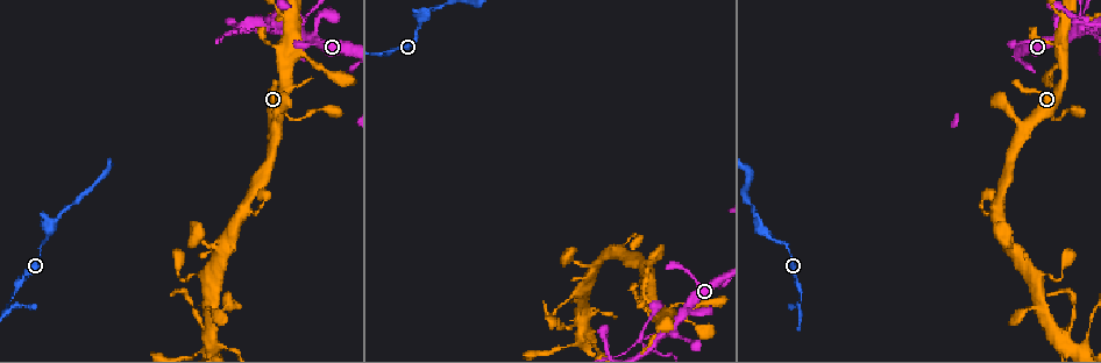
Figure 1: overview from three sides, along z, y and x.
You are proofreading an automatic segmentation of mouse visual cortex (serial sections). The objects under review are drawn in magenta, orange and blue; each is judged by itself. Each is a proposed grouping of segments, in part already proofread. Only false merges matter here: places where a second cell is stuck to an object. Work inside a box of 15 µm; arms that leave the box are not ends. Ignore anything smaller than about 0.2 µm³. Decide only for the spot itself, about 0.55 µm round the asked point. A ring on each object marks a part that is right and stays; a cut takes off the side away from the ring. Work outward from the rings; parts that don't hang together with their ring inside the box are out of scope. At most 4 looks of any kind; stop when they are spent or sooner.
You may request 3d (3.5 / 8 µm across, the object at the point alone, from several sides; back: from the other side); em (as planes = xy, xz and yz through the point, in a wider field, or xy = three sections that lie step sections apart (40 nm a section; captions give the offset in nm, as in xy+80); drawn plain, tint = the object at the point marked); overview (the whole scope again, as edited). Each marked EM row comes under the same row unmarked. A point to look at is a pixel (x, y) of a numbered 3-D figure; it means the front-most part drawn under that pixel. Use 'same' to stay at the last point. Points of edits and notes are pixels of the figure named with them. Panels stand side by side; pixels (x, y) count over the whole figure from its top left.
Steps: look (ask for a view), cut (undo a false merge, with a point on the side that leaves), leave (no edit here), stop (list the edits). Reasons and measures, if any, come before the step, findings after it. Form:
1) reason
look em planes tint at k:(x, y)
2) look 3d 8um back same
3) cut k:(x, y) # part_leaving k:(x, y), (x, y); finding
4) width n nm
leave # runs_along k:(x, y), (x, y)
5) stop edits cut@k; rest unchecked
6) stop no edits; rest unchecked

three-way junction
look 3d 3.5um at 1:(1016, 252)

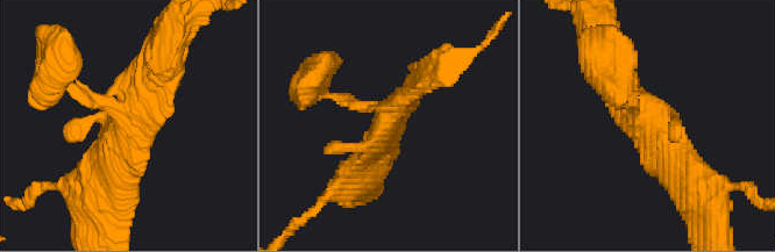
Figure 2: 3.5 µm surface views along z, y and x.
look em xy step 1 tint at 2:(384, 117)

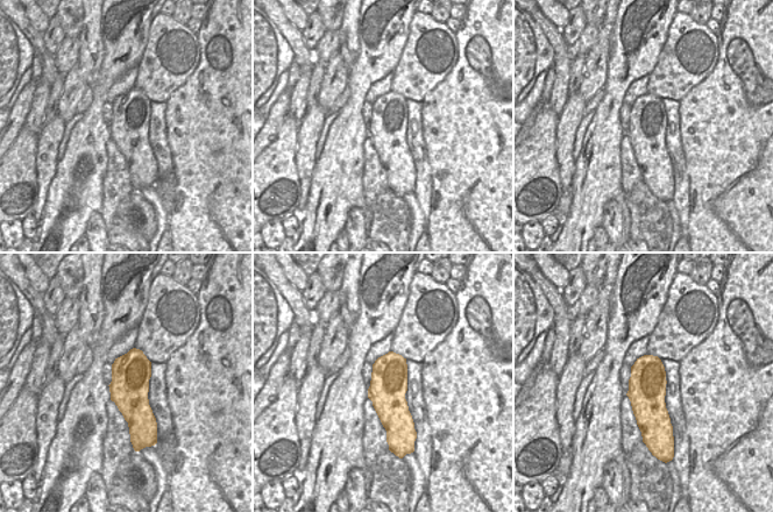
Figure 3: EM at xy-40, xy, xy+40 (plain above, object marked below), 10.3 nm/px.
leave # runs_along 2:(603, 58), (666, 141), (687, 180); all the same cell

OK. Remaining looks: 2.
four-way junction
look 3d 3.5um at 1:(1084, 345)

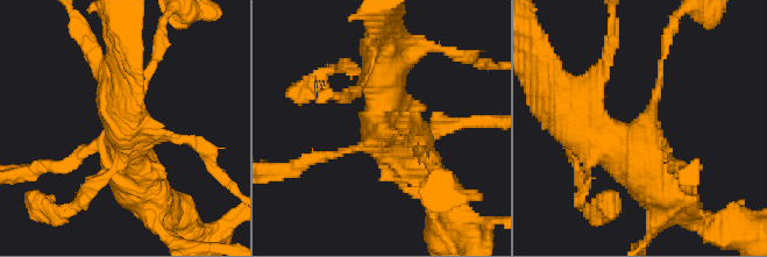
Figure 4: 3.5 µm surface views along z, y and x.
arms 4; arm_widths 100, 150, 500, 600 nm; shape alone is not enough
look em xy step 5 tint at 4:(380, 128)

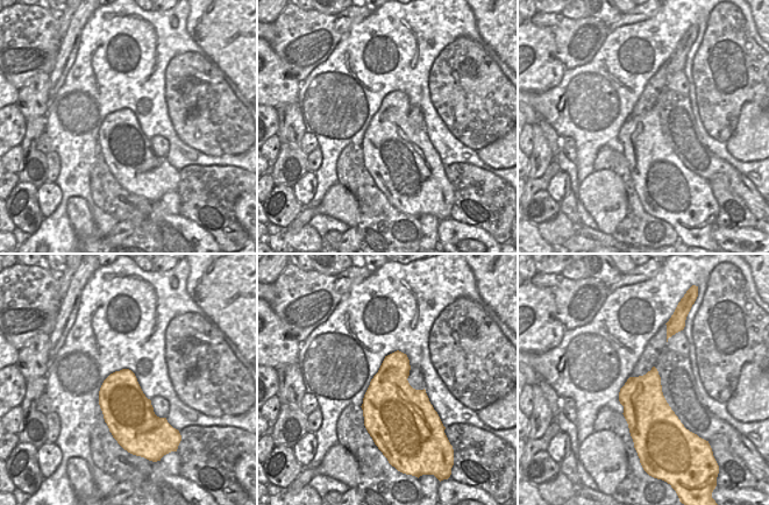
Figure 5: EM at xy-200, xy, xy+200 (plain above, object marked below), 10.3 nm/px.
leave # runs_along 4:(381, 59), (377, 126), (410, 143); continuous, no second cell

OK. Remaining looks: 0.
stop no edits; rest unchecked

